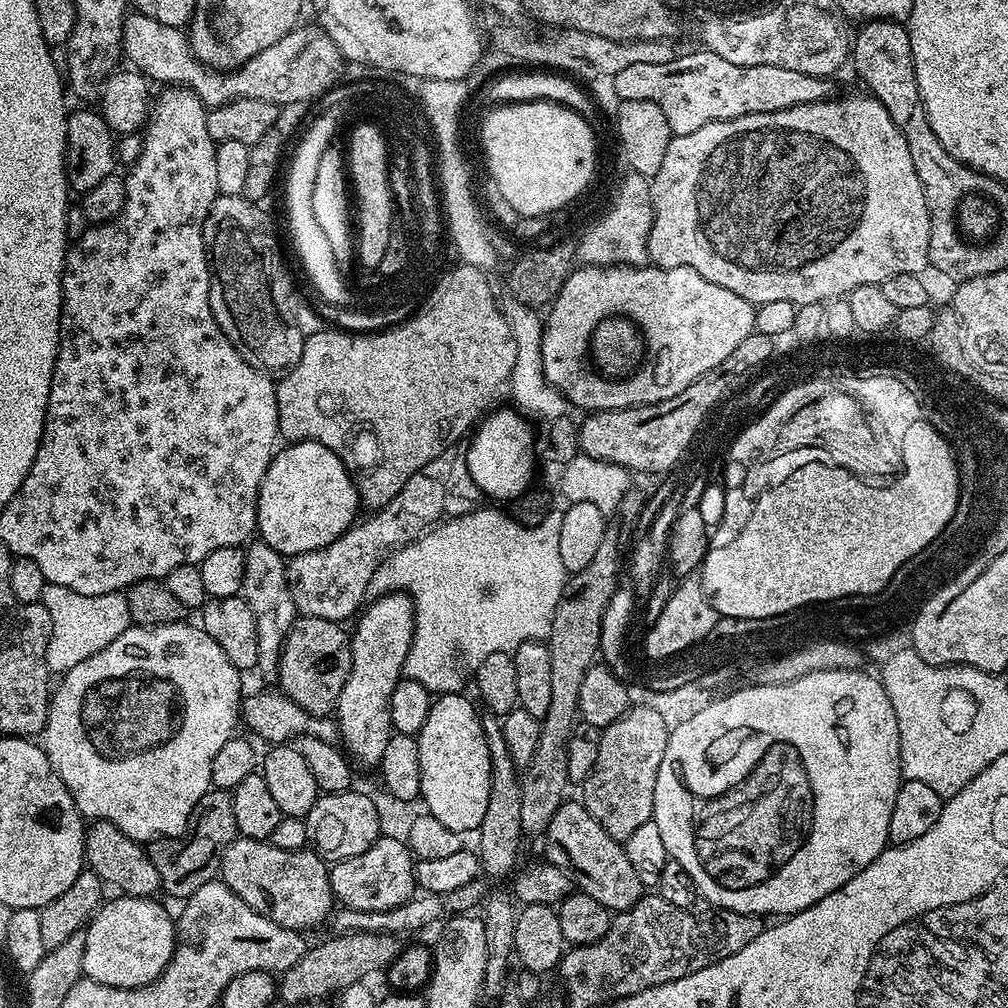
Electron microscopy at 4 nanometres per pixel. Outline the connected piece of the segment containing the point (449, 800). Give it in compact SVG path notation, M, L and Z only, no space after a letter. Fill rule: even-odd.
M449 692L435 697L430 706L430 714L426 714L426 722L422 726L418 742L418 762L420 763L420 796L426 807L427 815L438 818L442 826L450 826L450 830L461 834L479 829L486 814L487 799L490 798L492 764L487 740L480 725L481 713L476 712L477 705L464 697L460 692Z

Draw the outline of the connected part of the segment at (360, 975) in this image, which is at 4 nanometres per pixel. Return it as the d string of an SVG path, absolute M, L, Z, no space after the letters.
M346 932L331 937L333 940L324 940L305 951L304 956L294 966L290 966L283 972L278 980L278 996L288 1004L300 1004L303 1000L320 1000L331 992L339 993L352 984L367 981L371 972L383 973L402 947L400 936L392 936L389 932Z

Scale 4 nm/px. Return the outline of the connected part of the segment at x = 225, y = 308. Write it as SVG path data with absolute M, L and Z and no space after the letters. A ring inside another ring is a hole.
M217 196L216 203L212 206L210 213L210 224L216 227L216 233L210 236L210 279L208 281L208 297L210 298L210 310L218 322L218 326L226 334L226 338L242 354L250 366L254 366L260 372L265 374L287 374L291 372L292 367L302 358L304 341L306 337L298 328L298 318L295 317L295 308L297 301L292 300L292 280L288 277L288 268L284 265L284 256L280 253L280 240L276 237L276 228L272 225L272 220L259 208L260 204L247 199L244 196Z

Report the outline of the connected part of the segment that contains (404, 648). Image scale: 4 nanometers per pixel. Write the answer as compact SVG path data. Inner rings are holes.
M385 594L359 615L356 633L351 633L352 669L334 709L339 739L344 739L347 755L360 764L379 765L386 742L394 731L390 718L390 694L402 679L404 659L412 644L414 613L412 601L404 594Z

